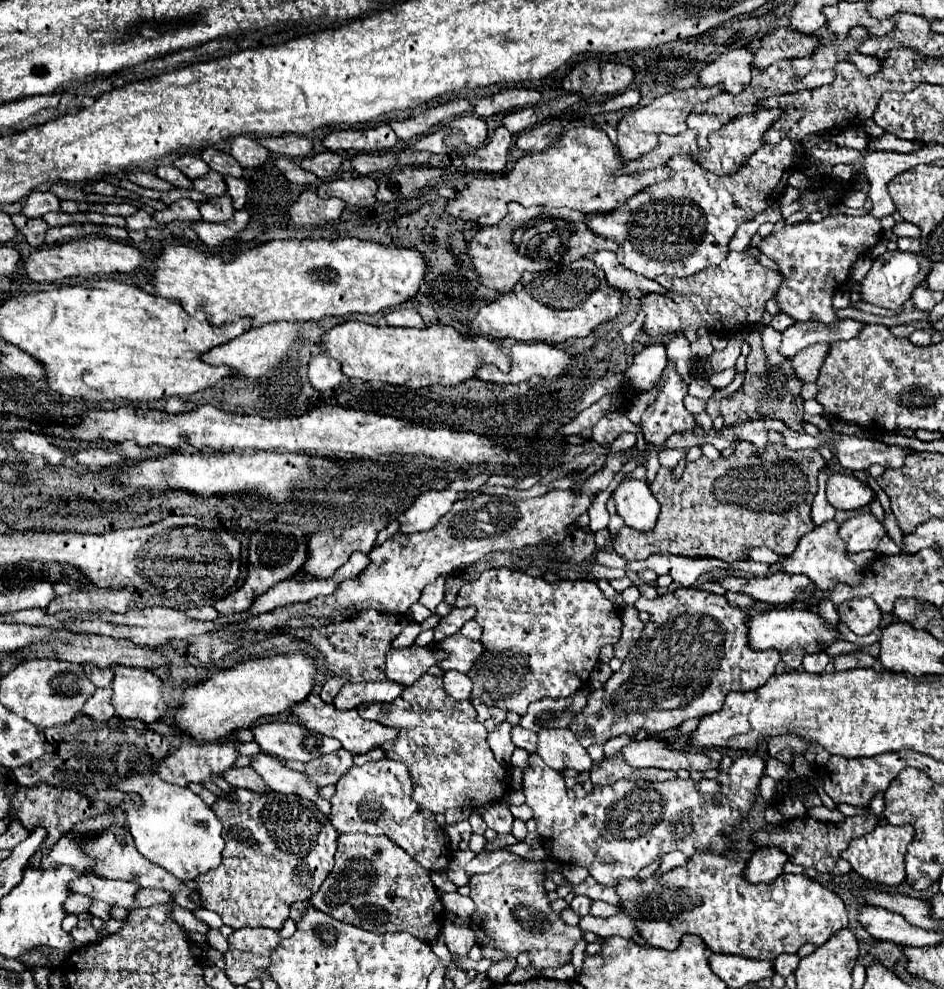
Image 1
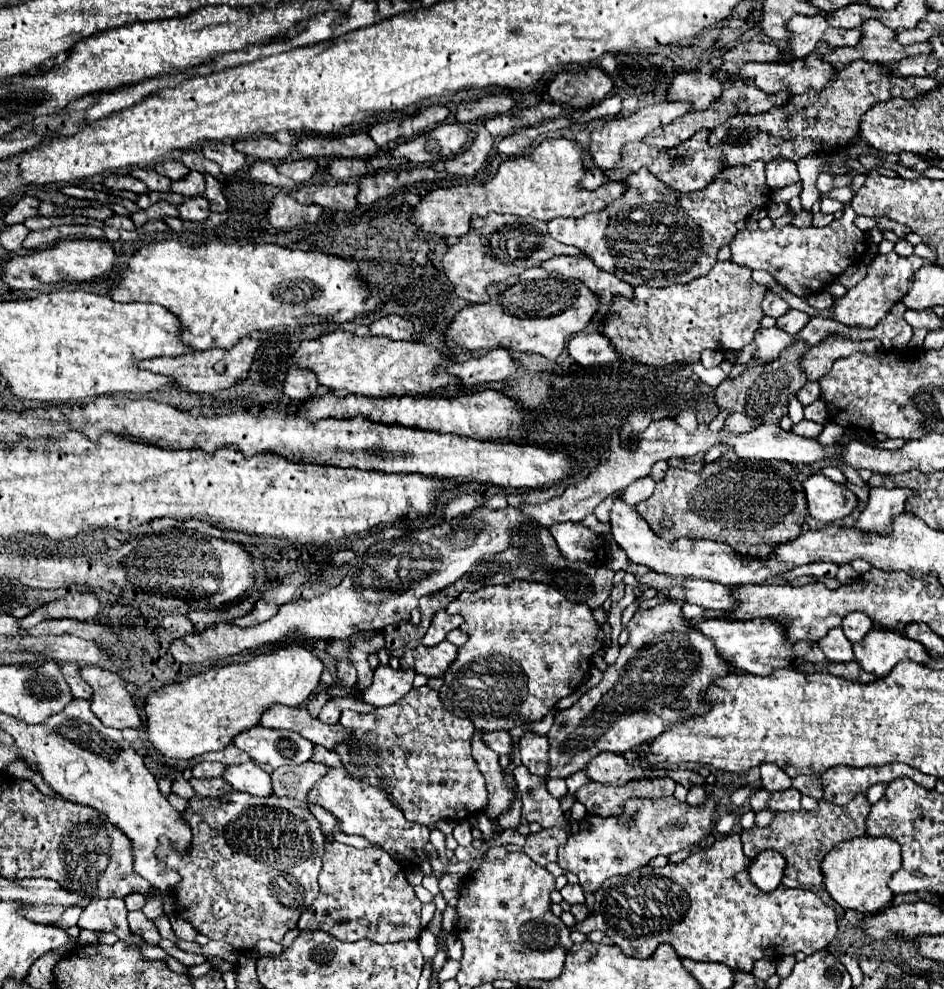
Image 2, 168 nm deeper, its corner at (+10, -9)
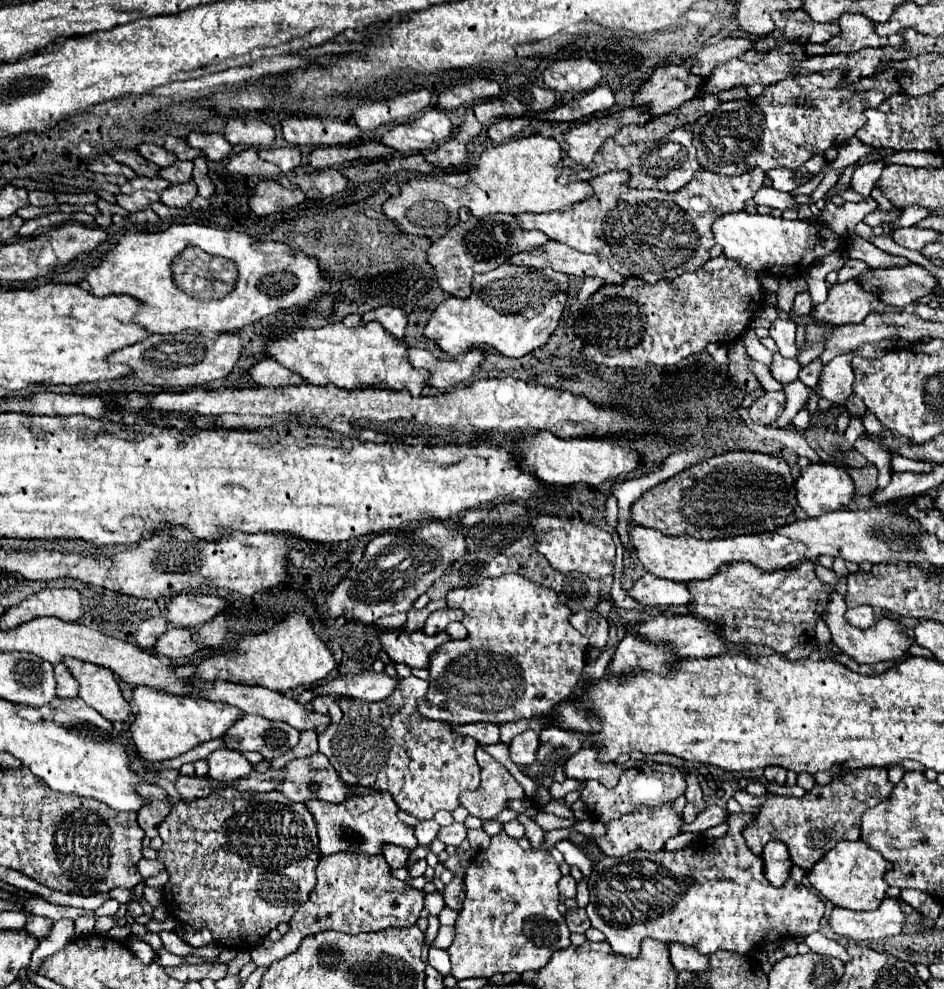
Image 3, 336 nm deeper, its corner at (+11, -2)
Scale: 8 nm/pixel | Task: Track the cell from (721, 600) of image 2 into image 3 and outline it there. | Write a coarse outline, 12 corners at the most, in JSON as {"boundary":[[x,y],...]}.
{"boundary":[[642,575],[626,593],[644,607],[686,605],[686,583]]}

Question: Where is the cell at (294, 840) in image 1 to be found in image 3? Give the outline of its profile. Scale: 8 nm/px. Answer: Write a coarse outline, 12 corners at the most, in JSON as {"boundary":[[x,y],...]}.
{"boundary":[[222,789],[160,823],[164,907],[236,949],[320,859],[304,803]]}

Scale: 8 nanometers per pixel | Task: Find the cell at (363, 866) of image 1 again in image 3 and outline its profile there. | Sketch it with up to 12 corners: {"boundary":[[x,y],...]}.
{"boundary":[[382,855],[320,857],[316,887],[280,941],[250,957],[270,965],[320,931],[410,927],[424,891]]}

